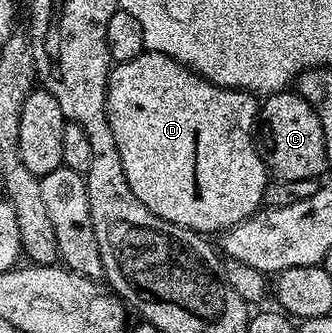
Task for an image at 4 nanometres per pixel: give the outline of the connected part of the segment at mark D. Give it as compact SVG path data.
M146 50L139 58L131 58L131 62L110 71L107 114L127 182L135 198L159 218L202 234L221 234L262 207L267 164L253 145L253 123L259 120L259 100L254 93L221 88L184 64Z

